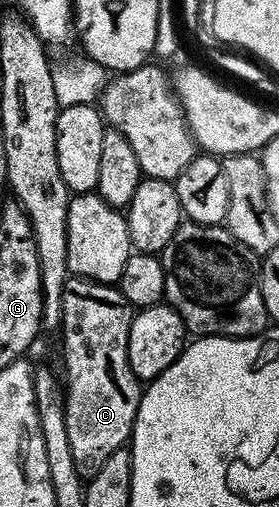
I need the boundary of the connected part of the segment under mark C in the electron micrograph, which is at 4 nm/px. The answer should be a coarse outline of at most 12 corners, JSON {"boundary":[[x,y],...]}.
{"boundary":[[71,276],[62,296],[68,443],[92,478],[131,440],[136,310]]}

